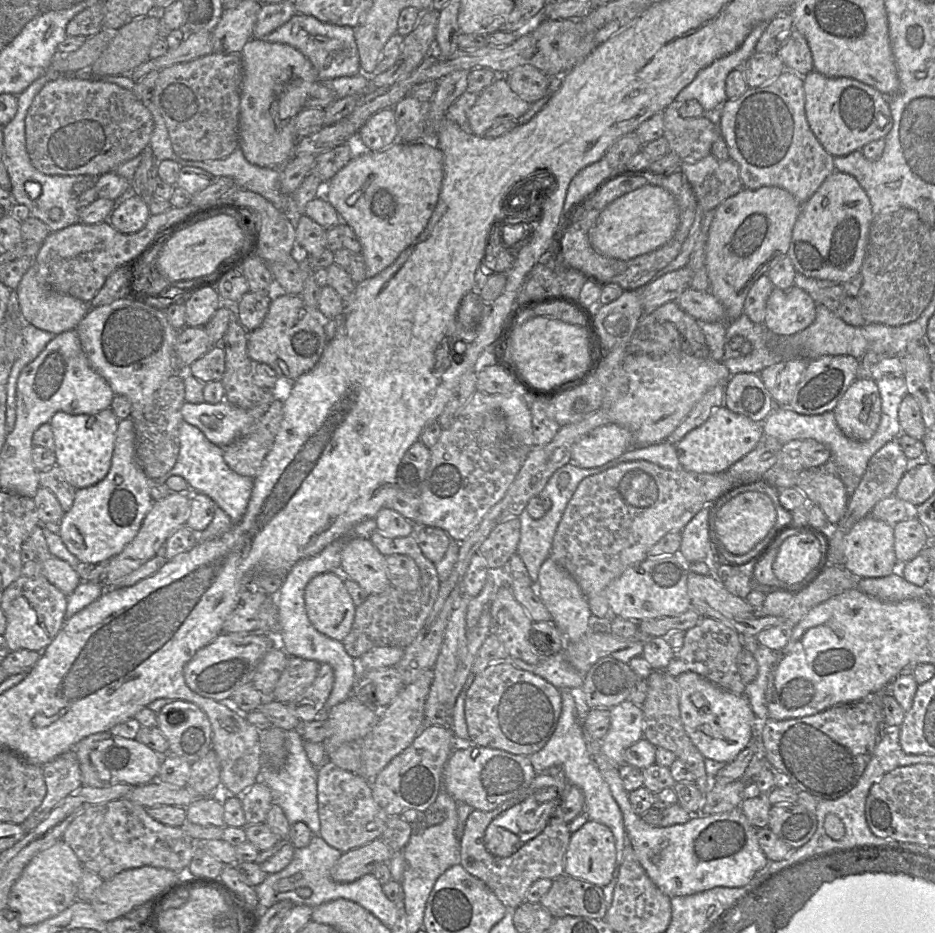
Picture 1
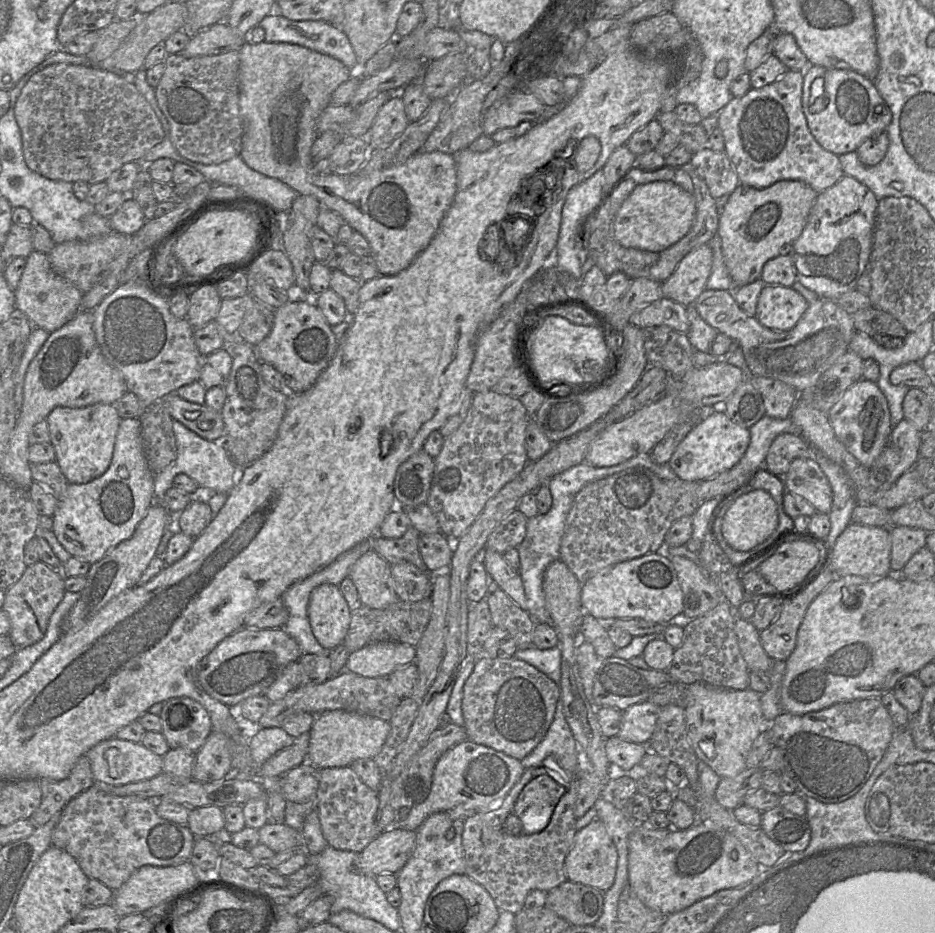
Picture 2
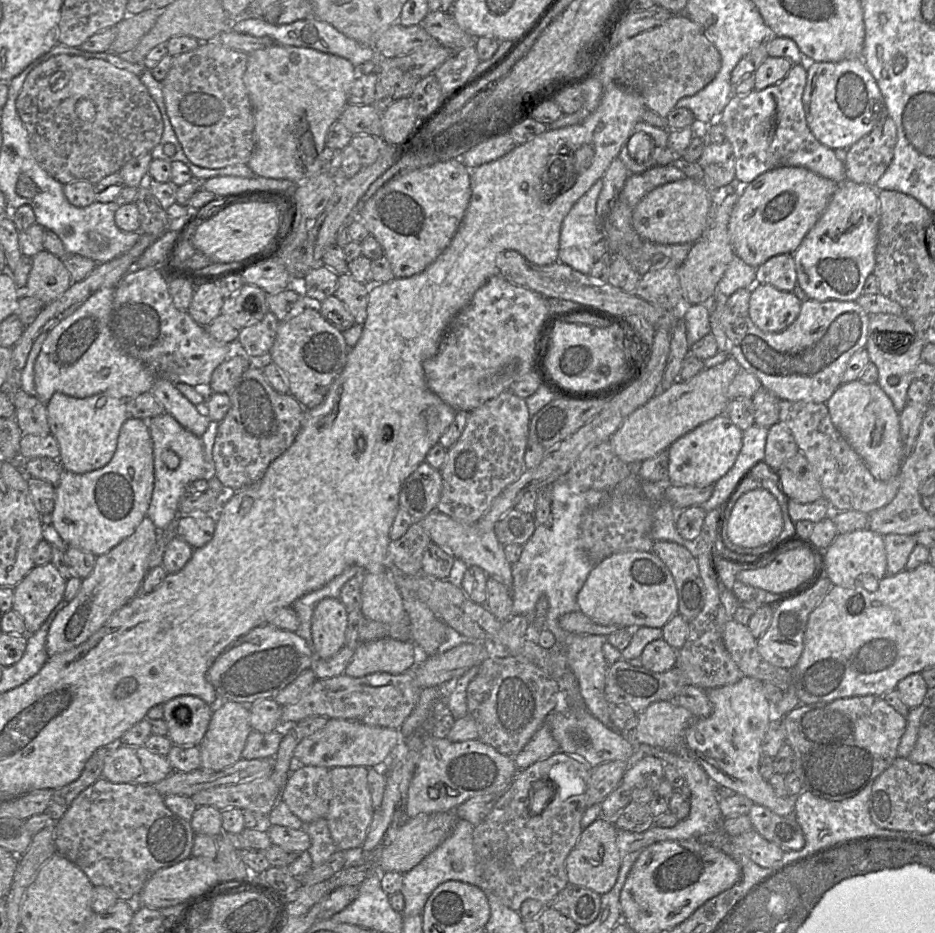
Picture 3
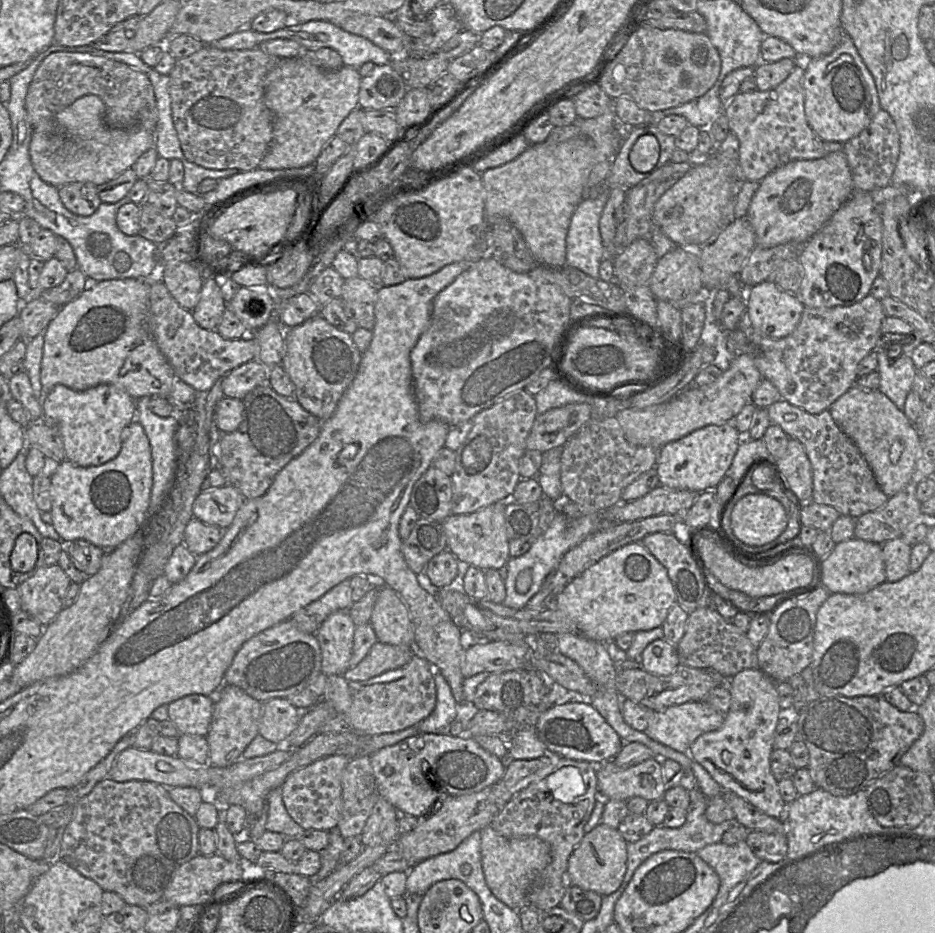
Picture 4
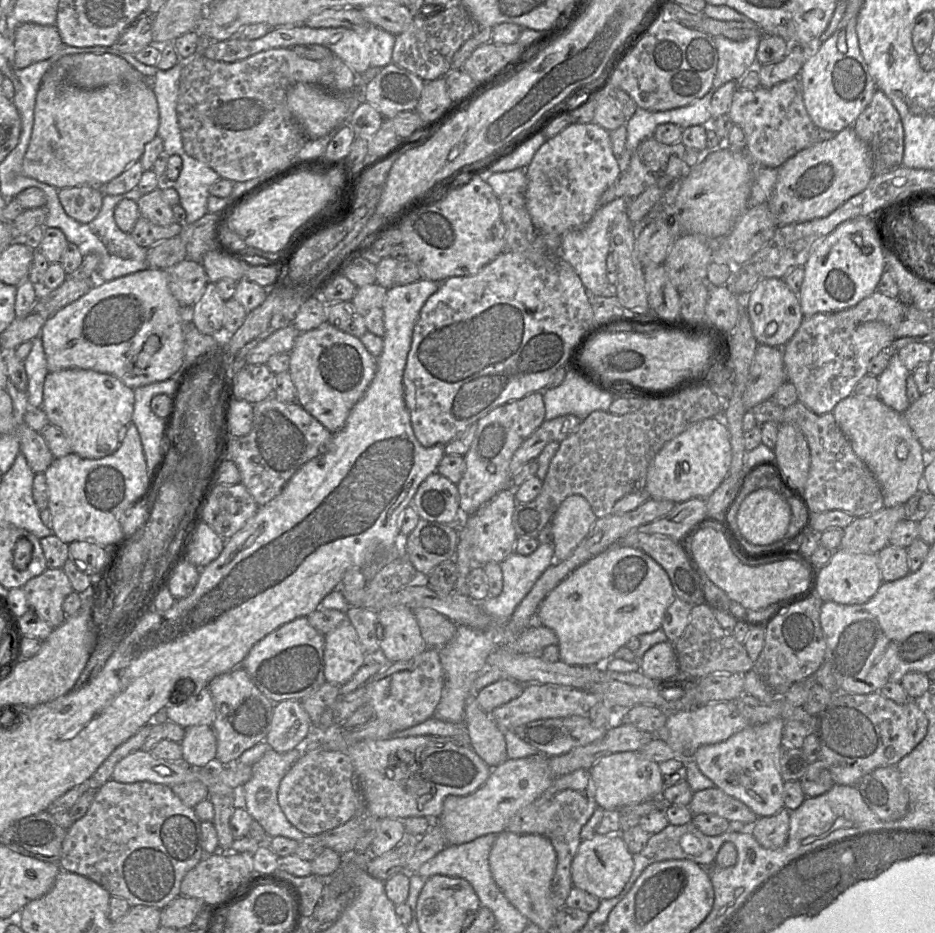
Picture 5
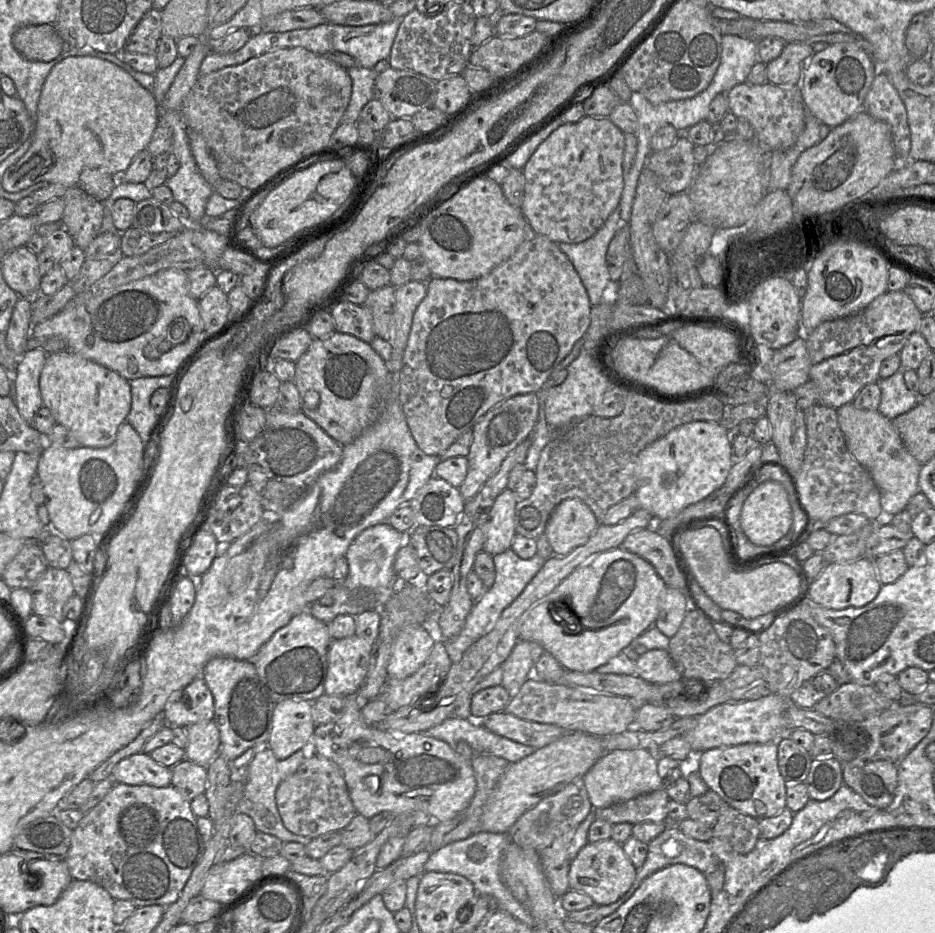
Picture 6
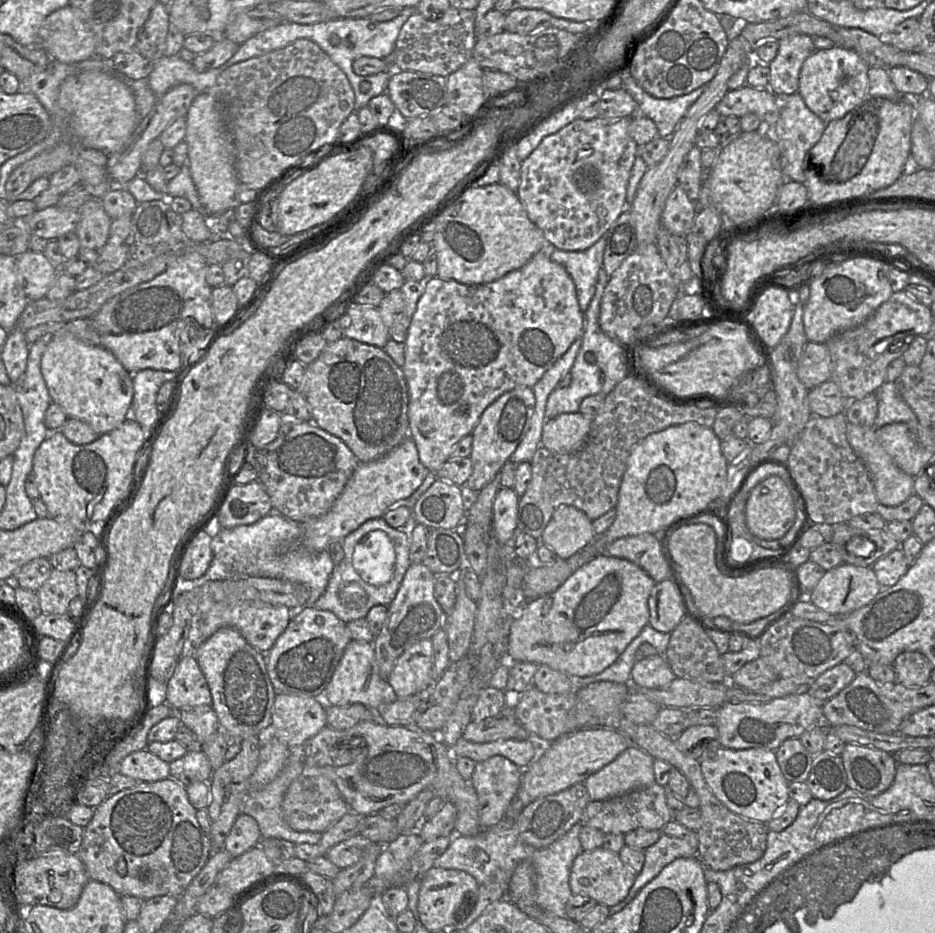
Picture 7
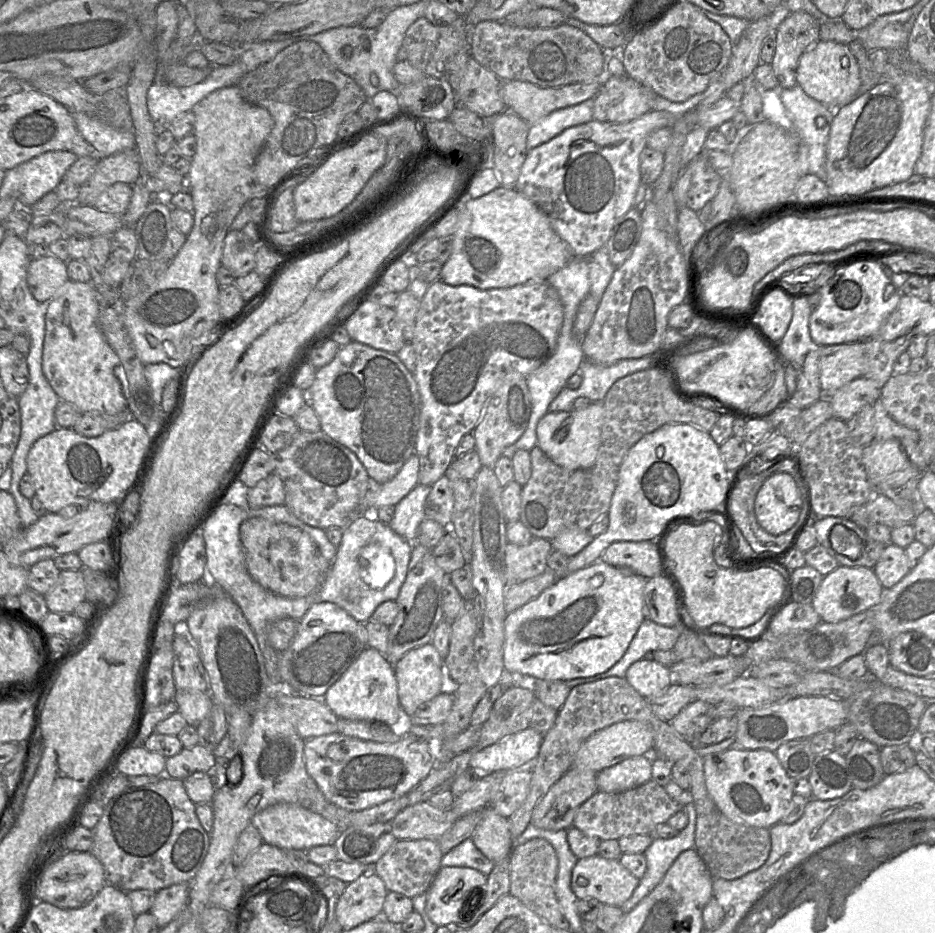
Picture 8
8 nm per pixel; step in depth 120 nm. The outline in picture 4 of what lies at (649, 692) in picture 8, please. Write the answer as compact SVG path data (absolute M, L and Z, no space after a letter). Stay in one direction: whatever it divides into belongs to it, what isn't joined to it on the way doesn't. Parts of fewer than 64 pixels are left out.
M664 638L652 641L642 652L642 669L653 675L668 676L678 666L676 645Z

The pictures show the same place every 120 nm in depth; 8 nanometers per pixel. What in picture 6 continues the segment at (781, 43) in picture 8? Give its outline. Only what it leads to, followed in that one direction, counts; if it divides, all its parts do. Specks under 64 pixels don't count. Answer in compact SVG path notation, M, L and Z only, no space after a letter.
M785 43L781 55L766 65L767 81L777 86L796 86L802 77L803 62L815 53L811 45Z

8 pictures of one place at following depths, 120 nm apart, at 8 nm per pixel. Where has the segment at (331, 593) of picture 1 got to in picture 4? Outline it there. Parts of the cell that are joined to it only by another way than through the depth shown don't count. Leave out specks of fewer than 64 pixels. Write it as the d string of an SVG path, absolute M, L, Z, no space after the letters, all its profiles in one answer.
M337 611L318 627L316 637L321 649L321 672L343 675L350 668L356 626L347 611Z

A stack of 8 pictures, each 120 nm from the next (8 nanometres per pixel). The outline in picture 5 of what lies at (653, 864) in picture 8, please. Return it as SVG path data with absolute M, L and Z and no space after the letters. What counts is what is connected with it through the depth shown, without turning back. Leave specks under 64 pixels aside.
M692 822L684 825L669 824L659 833L651 835L642 851L640 851L638 854L633 855L634 868L628 882L626 883L625 887L622 890L622 893L620 894L621 897L623 896L624 898L628 894L641 873L650 864L672 859L687 859L705 868L713 866L714 860L716 858L716 855L718 854L720 847L725 842L730 842L730 839L731 835L729 834L707 836L700 832Z

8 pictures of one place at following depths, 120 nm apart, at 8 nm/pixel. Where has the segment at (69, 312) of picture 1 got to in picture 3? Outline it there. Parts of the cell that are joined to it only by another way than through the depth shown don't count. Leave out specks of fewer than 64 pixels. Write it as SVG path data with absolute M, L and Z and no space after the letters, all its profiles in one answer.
M46 250L32 257L32 269L22 296L33 296L49 304L66 292L72 284L69 271L61 259Z

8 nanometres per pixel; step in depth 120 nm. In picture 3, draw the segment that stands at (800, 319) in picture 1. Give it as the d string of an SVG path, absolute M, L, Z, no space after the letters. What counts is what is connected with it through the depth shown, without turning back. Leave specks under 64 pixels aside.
M755 284L751 289L748 316L764 332L781 332L800 313L801 300L792 292L781 291L770 284Z

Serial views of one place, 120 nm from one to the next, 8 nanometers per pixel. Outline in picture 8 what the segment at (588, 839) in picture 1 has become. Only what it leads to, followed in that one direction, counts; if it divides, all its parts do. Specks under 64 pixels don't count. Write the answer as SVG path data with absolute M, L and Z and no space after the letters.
M599 855L579 859L572 870L571 889L580 900L594 898L602 905L621 907L633 894L639 879L616 859Z

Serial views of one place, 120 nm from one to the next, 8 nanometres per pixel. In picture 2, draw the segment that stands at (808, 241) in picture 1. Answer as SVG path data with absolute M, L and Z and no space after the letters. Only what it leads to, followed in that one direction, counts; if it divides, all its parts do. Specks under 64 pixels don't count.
M847 175L830 188L818 193L807 224L793 244L790 253L796 280L804 287L816 292L820 298L835 301L842 294L856 289L857 281L869 262L878 201L868 187Z

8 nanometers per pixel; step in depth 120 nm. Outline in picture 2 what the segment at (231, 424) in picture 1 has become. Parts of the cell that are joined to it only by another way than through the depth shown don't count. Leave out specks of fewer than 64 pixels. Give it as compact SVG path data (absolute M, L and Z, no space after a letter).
M175 392L167 394L161 400L173 419L201 438L220 442L225 435L221 411L215 411L205 404L189 402Z

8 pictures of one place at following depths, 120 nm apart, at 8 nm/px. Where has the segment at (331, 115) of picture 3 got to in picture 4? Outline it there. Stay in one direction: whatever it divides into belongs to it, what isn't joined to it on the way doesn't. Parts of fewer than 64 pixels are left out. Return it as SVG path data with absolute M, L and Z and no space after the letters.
M298 57L278 59L265 79L264 100L273 114L273 134L258 168L281 170L313 164L343 120L359 108L362 77L358 70L349 66L324 70Z

